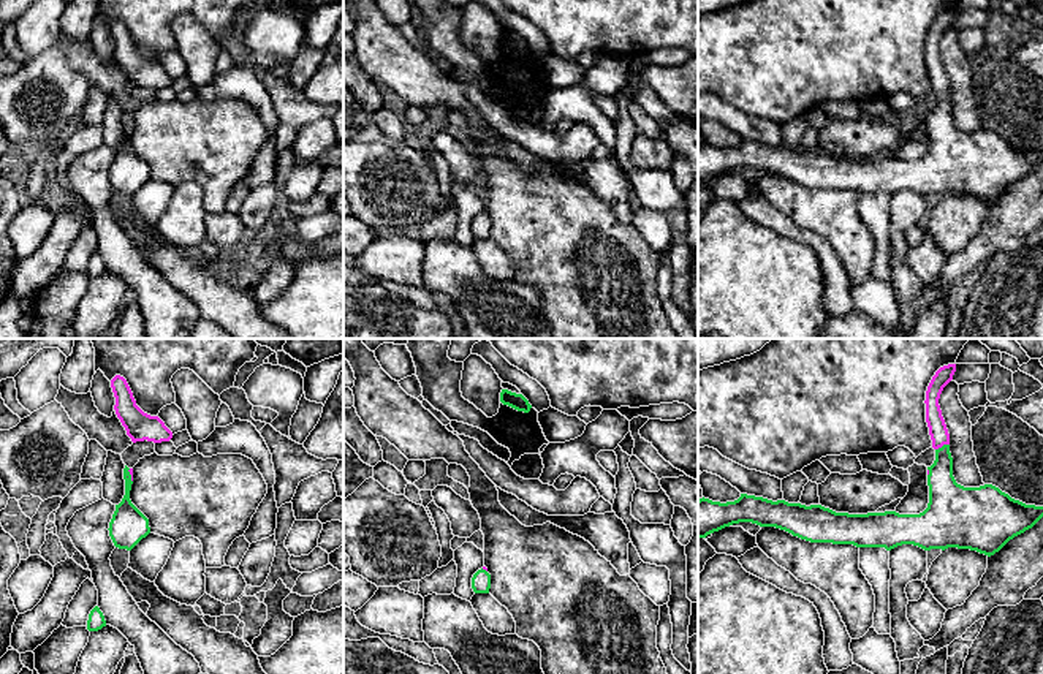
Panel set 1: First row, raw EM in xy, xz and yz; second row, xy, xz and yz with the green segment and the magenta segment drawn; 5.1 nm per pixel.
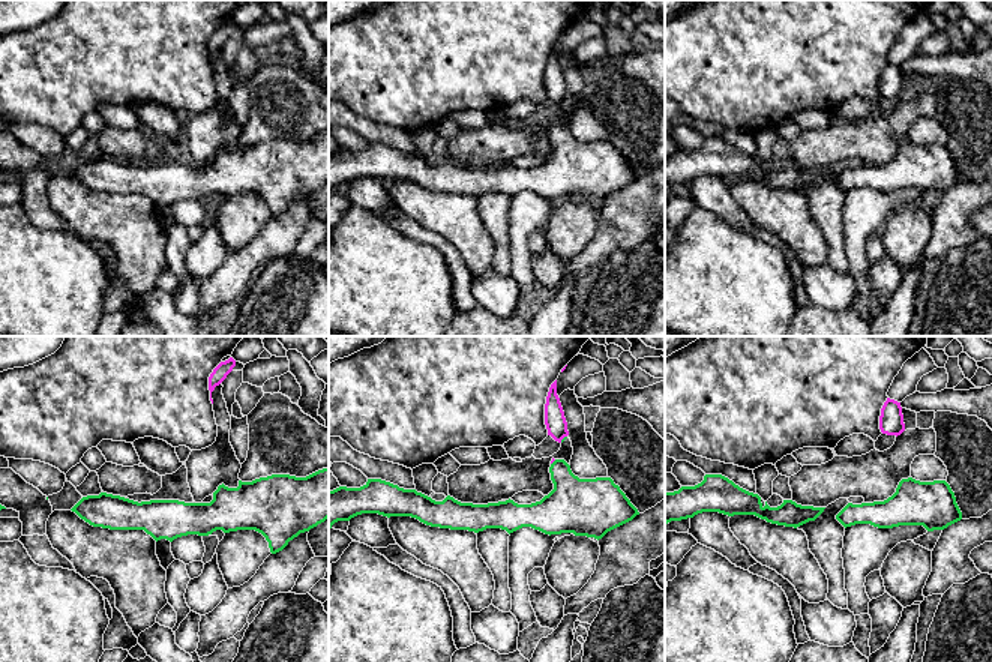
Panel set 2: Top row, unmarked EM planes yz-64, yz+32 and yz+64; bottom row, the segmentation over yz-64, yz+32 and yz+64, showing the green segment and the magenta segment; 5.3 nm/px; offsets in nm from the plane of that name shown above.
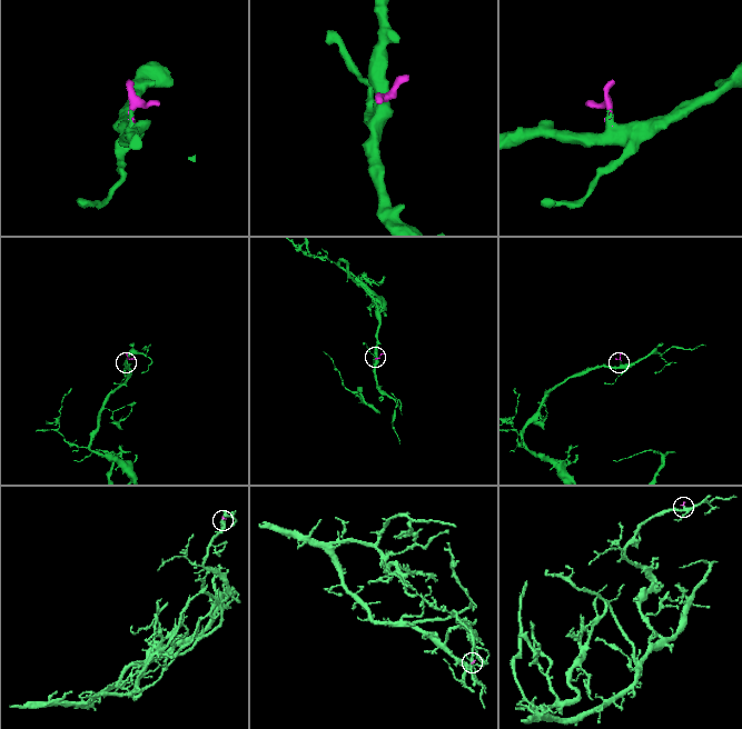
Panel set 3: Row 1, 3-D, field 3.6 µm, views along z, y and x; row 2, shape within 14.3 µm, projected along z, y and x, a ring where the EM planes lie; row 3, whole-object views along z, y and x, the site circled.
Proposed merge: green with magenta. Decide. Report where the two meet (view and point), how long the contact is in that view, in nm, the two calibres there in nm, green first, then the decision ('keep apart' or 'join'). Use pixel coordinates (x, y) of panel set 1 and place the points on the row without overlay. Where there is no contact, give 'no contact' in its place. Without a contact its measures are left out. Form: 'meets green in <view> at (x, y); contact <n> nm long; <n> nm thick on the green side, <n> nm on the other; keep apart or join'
meets green in yz at (944, 90); contact 80 nm long; 170 nm thick on the green side, 100 nm on the other; join

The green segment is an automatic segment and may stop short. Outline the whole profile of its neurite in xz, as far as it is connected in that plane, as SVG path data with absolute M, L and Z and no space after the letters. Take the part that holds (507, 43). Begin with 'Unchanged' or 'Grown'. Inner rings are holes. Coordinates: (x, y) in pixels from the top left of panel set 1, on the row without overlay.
Unchanged. M502 35L500 38L500 47L503 51L508 51L518 57L524 57L524 59L529 59L532 51L529 49L529 46L522 41L522 40L516 40L516 38L511 38L508 35Z

